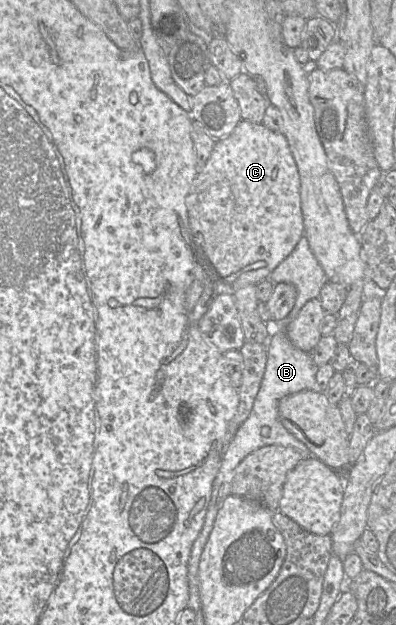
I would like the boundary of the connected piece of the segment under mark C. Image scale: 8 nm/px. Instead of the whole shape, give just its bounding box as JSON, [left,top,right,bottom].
[186,120,304,295]

